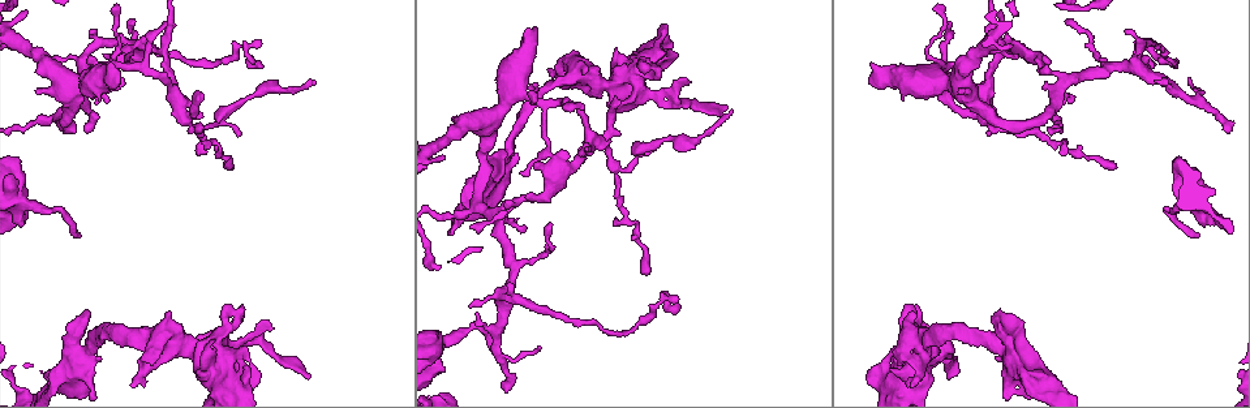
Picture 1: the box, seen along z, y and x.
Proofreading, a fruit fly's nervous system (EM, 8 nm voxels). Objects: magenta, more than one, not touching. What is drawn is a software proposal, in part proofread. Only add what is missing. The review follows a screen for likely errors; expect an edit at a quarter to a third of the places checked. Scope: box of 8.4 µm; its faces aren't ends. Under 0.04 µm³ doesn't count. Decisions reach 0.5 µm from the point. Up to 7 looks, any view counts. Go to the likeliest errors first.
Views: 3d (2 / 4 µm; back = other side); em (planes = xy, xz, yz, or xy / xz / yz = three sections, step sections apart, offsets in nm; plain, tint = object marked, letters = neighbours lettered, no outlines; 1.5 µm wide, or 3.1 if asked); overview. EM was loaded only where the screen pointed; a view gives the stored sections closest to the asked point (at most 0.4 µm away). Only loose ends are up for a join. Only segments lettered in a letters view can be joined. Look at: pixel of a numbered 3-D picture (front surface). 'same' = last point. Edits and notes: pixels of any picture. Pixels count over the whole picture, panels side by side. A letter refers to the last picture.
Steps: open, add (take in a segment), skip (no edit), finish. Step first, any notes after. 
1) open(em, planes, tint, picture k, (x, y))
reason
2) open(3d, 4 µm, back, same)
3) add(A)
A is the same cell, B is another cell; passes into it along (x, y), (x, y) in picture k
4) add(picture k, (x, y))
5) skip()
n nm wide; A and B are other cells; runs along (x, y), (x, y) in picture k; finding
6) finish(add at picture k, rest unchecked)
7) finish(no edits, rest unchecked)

open(em, planes, letters, picture 1, (620, 103))
branch stops here

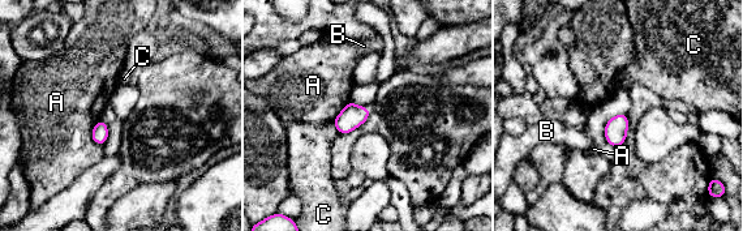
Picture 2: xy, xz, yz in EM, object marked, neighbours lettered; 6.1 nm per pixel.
skip()
A, B and C are other cells; border along (101, 119), (91, 138), (102, 146) in picture 2; none of them fits

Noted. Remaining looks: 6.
open(em, yz, step 8, tint, picture 1, (679, 308))
thin end

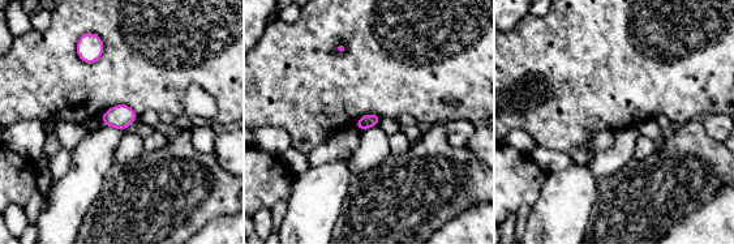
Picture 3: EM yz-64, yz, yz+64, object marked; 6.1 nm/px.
open(em, planes, tint, same)

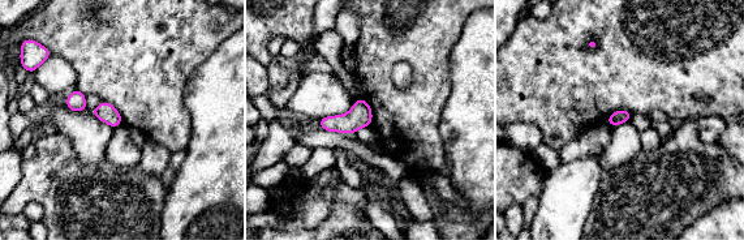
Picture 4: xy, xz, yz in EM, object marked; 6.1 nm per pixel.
open(em, planes, letters, same)

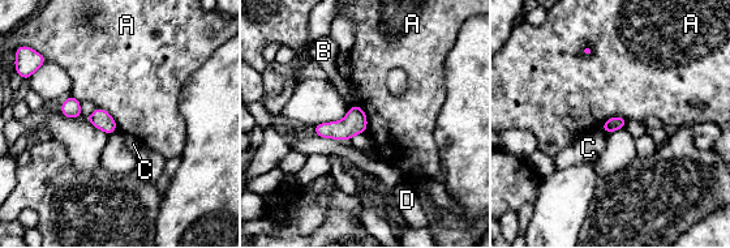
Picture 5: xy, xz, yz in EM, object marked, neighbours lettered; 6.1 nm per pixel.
skip()
A, B, C and D are other cells; runs along (64, 107), (112, 127) in picture 5; none of them fits

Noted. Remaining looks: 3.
open(3d, 2 µm, back, picture 1, (1196, 235))
free end

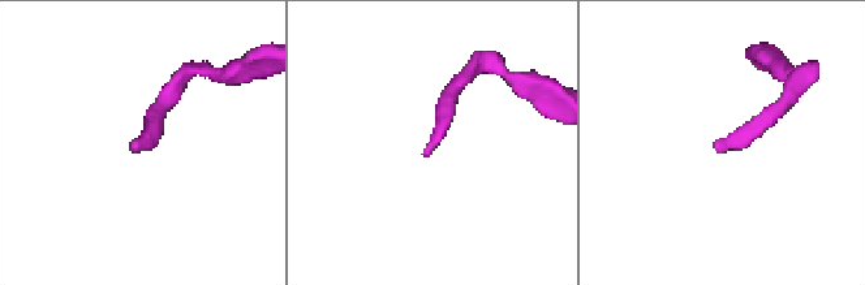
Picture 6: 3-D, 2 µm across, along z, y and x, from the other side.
open(em, xz, step 4, tint, picture 6, (714, 145))

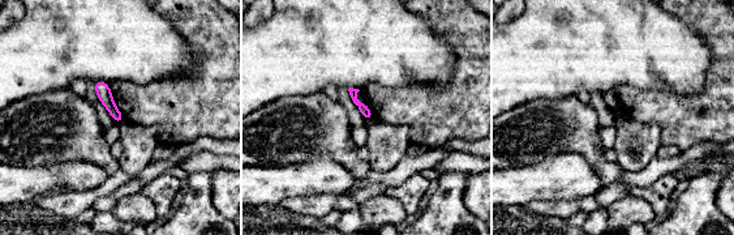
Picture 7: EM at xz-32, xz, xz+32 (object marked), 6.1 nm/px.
open(em, planes, letters, same)

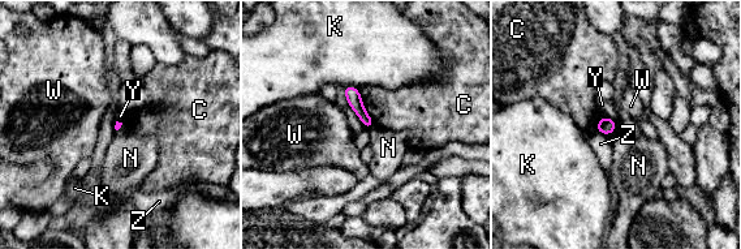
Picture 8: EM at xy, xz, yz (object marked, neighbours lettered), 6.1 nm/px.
skip()
C, K, N, W, Y and Z are other cells; no lettered segment goes on from it

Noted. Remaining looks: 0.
finish(no edits, rest unchecked)

